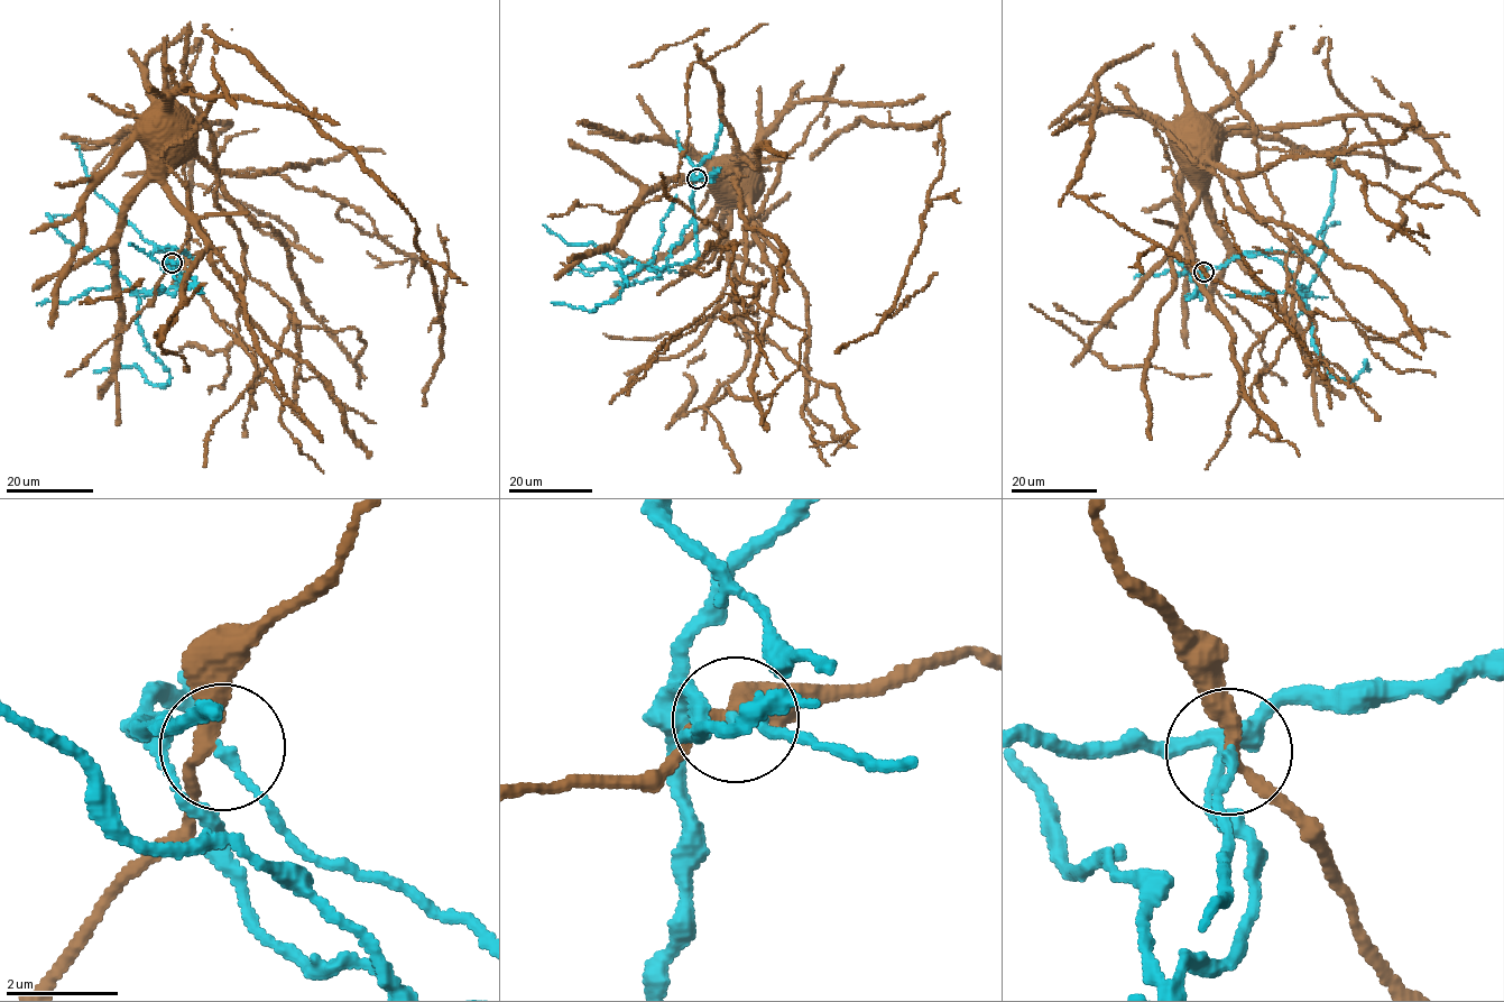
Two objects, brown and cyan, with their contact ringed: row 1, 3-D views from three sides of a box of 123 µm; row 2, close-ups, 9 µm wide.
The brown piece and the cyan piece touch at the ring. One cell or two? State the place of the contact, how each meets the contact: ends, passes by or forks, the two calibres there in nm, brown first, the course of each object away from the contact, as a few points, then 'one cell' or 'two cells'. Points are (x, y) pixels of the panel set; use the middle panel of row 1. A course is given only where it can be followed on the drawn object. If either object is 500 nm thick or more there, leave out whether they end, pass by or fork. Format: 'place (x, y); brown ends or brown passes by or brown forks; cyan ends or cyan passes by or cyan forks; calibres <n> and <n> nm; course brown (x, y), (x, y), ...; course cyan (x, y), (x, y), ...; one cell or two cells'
place (697, 178); brown passes by; cyan passes by; calibres 280 and 120 nm; course brown (697, 178), (731, 173), (722, 173), (717, 177), (729, 159), (739, 163), (740, 174); course cyan (697, 178), (713, 176), (693, 176), (693, 259), (661, 270), (620, 263), (628, 285), (594, 312), (552, 302); two cells

